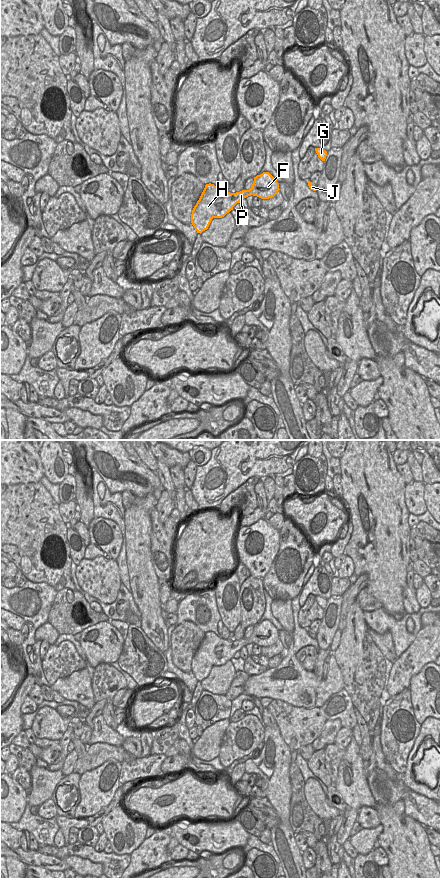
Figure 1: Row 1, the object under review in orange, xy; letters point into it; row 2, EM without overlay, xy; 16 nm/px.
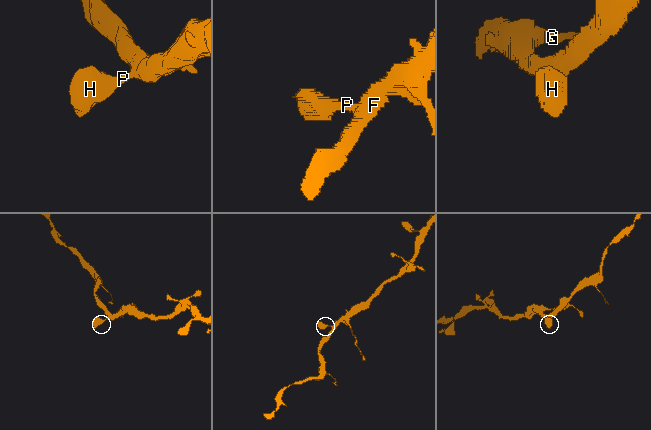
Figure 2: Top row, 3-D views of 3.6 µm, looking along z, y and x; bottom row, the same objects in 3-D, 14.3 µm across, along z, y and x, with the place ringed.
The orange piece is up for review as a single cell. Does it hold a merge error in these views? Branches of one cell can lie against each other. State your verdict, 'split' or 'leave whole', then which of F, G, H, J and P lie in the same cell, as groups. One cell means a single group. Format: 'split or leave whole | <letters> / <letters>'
leave whole | F G H J P

